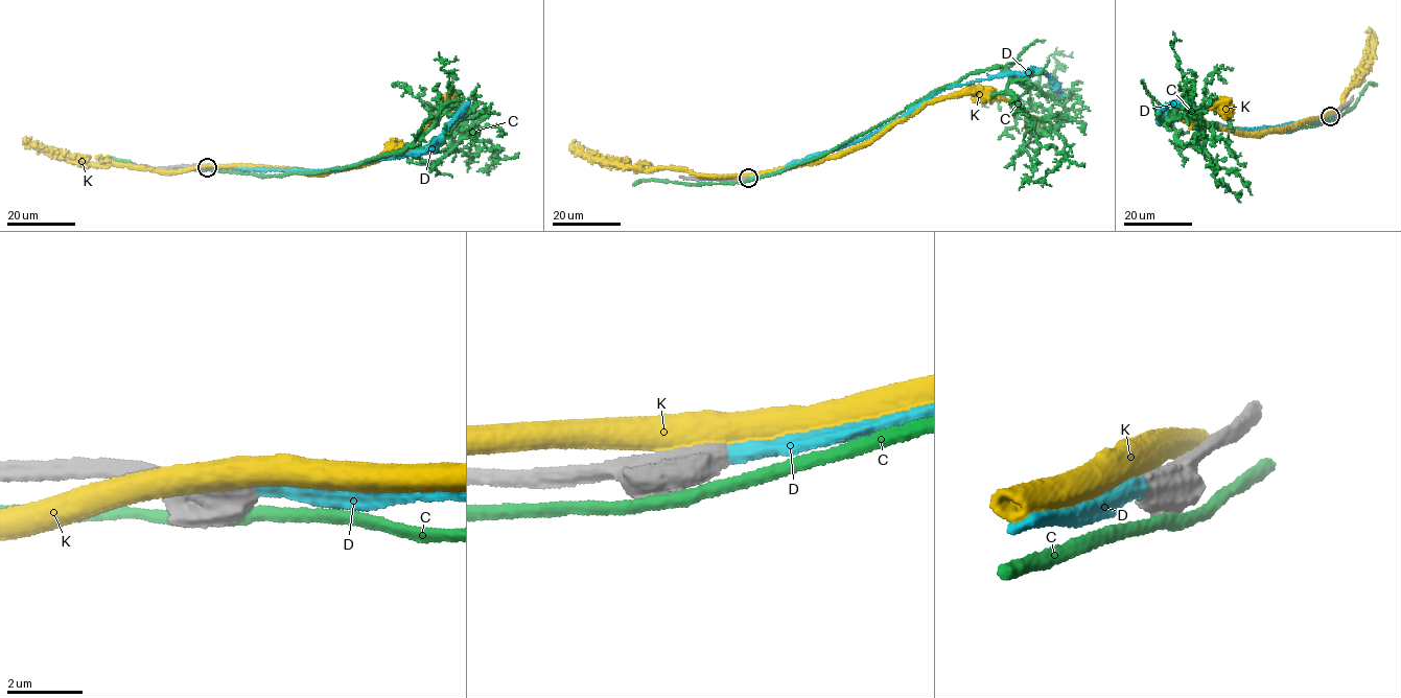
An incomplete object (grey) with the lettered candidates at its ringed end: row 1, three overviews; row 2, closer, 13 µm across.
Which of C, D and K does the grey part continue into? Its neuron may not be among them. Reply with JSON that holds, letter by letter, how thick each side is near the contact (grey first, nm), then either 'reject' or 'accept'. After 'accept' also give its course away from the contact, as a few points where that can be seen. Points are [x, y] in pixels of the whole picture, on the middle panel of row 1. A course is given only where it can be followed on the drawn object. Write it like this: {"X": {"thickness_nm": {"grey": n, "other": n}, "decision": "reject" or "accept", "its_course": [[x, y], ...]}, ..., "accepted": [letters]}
{"C": {"thickness_nm": {"grey": 950, "other": 360}, "decision": "reject"}, "D": {"thickness_nm": {"grey": 650, "other": 440}, "decision": "accept", "its_course": [[748, 178], [780, 171], [793, 163], [867, 138], [944, 89], [1035, 69], [1065, 95]]}, "K": {"thickness_nm": {"grey": 900, "other": 500}, "decision": "reject"}, "accepted": ["D"]}

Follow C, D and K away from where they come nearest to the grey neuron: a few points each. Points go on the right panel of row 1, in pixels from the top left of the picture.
C: (1334, 119), (1278, 132), (1233, 129), (1162, 111), (1182, 142), (1189, 145), (1198, 138), (1215, 180), (1240, 196)
D: (1331, 117), (1314, 122), (1250, 131), (1222, 130), (1187, 118), (1162, 121), (1158, 112), (1189, 98)
K: (1331, 115), (1258, 137), (1210, 125), (1200, 126), (1189, 118)

